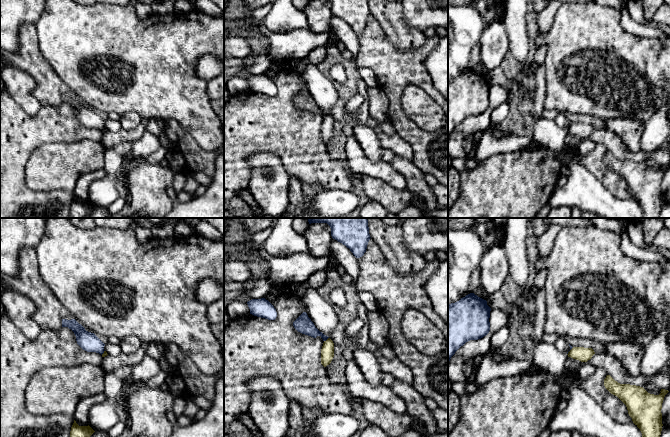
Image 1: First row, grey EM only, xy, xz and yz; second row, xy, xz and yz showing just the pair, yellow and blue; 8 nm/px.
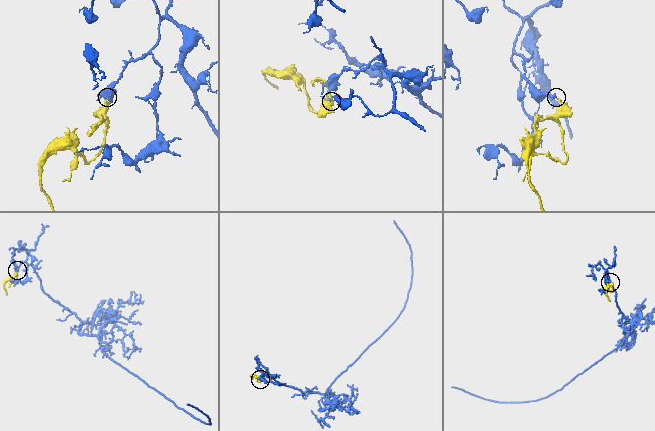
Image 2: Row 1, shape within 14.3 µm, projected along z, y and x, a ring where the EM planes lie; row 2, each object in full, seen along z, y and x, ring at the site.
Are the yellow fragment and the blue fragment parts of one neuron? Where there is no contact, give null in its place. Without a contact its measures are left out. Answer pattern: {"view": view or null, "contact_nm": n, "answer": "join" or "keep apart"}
{"view": "xz", "contact_nm": 50, "answer": "keep apart"}

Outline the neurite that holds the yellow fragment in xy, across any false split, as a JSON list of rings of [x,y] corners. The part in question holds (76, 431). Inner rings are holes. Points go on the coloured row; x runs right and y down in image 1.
[[[76,421],[71,427],[70,437],[90,437],[95,431],[88,426],[79,426]]]

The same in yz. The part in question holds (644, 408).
[[[610,375],[604,379],[604,386],[626,405],[628,414],[640,429],[642,437],[660,437],[663,426],[662,403],[668,390],[661,389],[659,395],[650,394],[643,387],[620,384]]]

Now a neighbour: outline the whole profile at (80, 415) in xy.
[[[103,393],[81,399],[78,402],[78,405],[77,405],[74,415],[73,415],[73,418],[76,421],[76,423],[79,426],[88,426],[89,425],[88,412],[89,412],[90,408],[95,403],[103,402],[104,399],[105,399],[105,395]]]

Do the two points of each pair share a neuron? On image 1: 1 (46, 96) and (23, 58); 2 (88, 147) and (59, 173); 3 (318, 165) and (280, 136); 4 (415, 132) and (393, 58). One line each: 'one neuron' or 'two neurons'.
1: one neuron
2: one neuron
3: one neuron
4: one neuron

